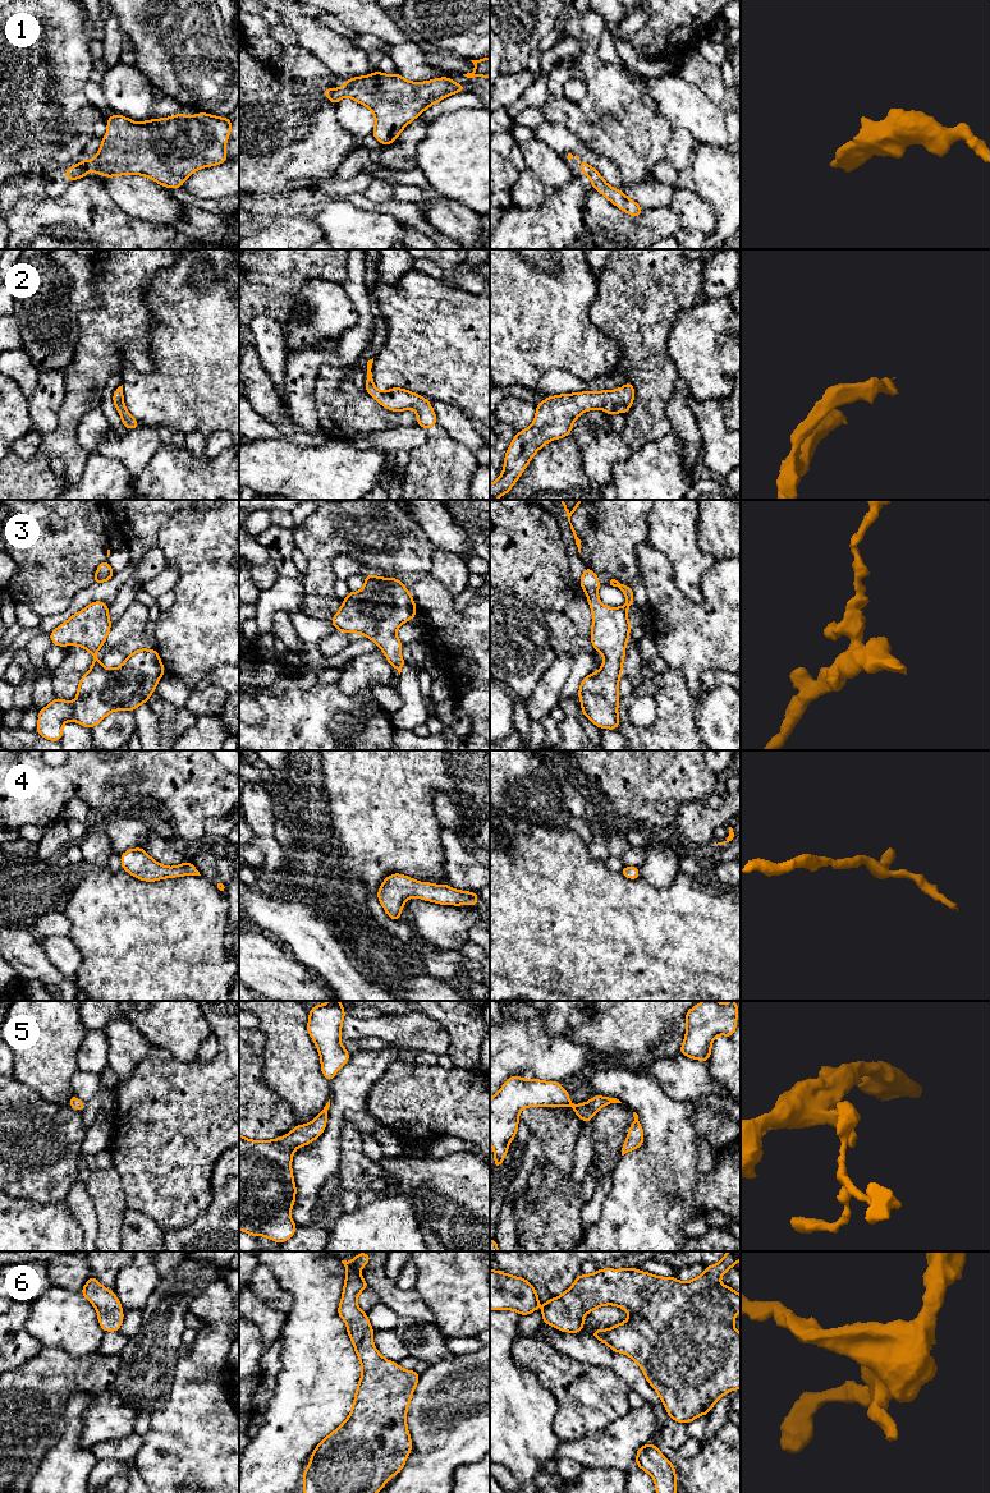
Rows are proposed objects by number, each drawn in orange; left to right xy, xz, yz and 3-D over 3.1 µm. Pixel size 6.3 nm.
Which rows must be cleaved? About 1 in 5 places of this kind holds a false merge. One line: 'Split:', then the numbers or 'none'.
Split: none

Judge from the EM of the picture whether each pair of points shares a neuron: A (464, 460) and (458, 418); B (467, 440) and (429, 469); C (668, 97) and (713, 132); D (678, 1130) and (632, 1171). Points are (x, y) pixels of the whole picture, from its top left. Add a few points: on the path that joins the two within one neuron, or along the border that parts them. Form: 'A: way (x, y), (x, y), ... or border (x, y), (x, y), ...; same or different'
A: border (439, 425), (452, 439), (472, 453); different
B: border (439, 425), (452, 439), (472, 453); different
C: way (679, 101), (701, 120); same
D: way (670, 1143), (645, 1168); same

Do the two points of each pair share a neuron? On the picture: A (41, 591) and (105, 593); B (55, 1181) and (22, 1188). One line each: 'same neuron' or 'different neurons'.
A: different neurons
B: same neuron

